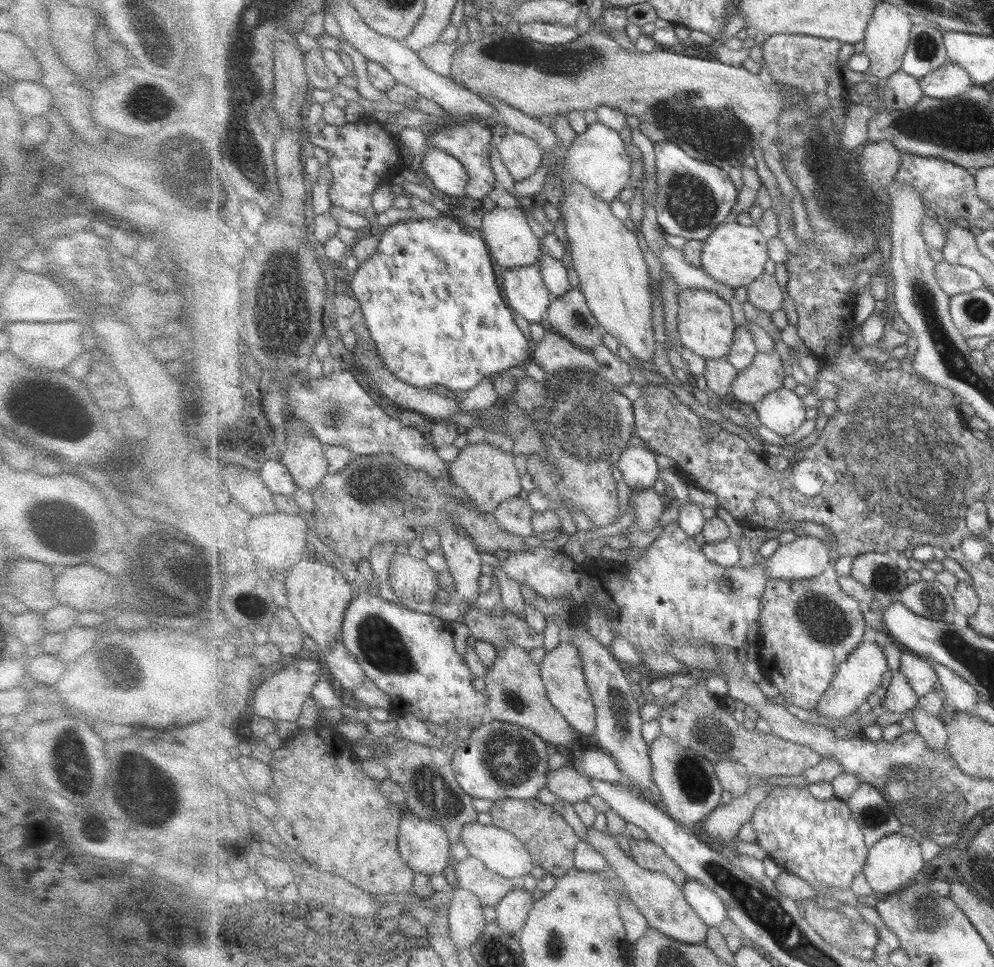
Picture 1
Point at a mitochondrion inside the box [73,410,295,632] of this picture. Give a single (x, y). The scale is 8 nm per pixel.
(179, 575)

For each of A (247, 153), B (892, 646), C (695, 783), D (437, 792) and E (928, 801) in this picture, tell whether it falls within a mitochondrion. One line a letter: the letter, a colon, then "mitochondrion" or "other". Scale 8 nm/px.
A: mitochondrion
B: other
C: mitochondrion
D: mitochondrion
E: mitochondrion

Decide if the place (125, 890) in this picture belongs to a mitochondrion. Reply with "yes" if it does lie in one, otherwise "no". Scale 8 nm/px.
yes

